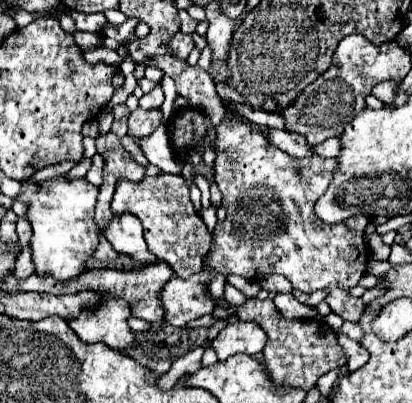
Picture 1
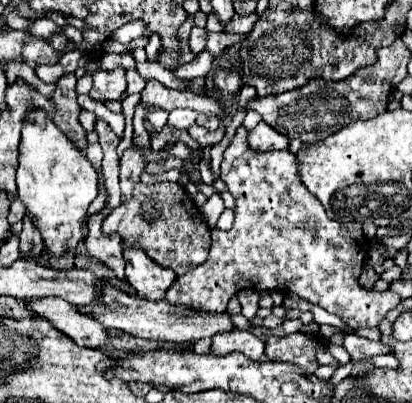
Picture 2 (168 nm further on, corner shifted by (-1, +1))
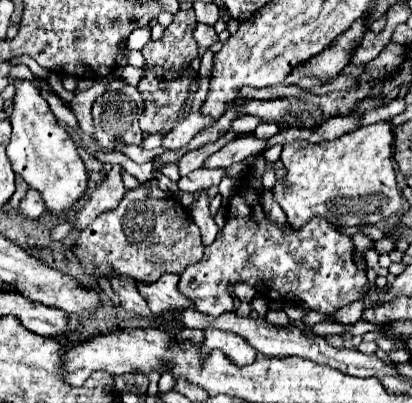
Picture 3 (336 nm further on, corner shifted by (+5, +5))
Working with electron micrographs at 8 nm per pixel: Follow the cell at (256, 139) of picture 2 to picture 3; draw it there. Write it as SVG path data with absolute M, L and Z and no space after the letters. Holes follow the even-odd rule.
M254 132L240 134L238 138L230 140L222 150L214 152L206 162L204 168L228 168L234 162L244 162L244 158L250 158L254 154L260 154L266 148L268 140L258 138Z

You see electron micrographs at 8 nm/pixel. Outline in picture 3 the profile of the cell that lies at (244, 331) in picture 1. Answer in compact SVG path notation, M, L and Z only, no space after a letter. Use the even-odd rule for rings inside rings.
M204 330L204 334L206 334L204 348L222 350L238 366L246 366L256 360L256 350L248 344L248 340L242 340L242 336L220 330Z

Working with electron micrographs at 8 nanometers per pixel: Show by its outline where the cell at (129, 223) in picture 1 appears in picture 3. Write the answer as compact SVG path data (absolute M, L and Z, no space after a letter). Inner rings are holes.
M164 274L160 280L152 284L138 284L140 296L148 302L150 310L154 314L164 314L164 312L176 312L180 308L194 308L192 302L178 292L176 288L178 276L176 274Z

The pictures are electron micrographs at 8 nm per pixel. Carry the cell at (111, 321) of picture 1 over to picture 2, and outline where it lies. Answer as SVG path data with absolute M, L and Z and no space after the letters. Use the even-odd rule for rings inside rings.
M38 298L26 304L26 308L40 318L50 320L50 324L74 340L78 346L96 348L106 342L106 330L90 316L76 312L76 306L58 298Z

